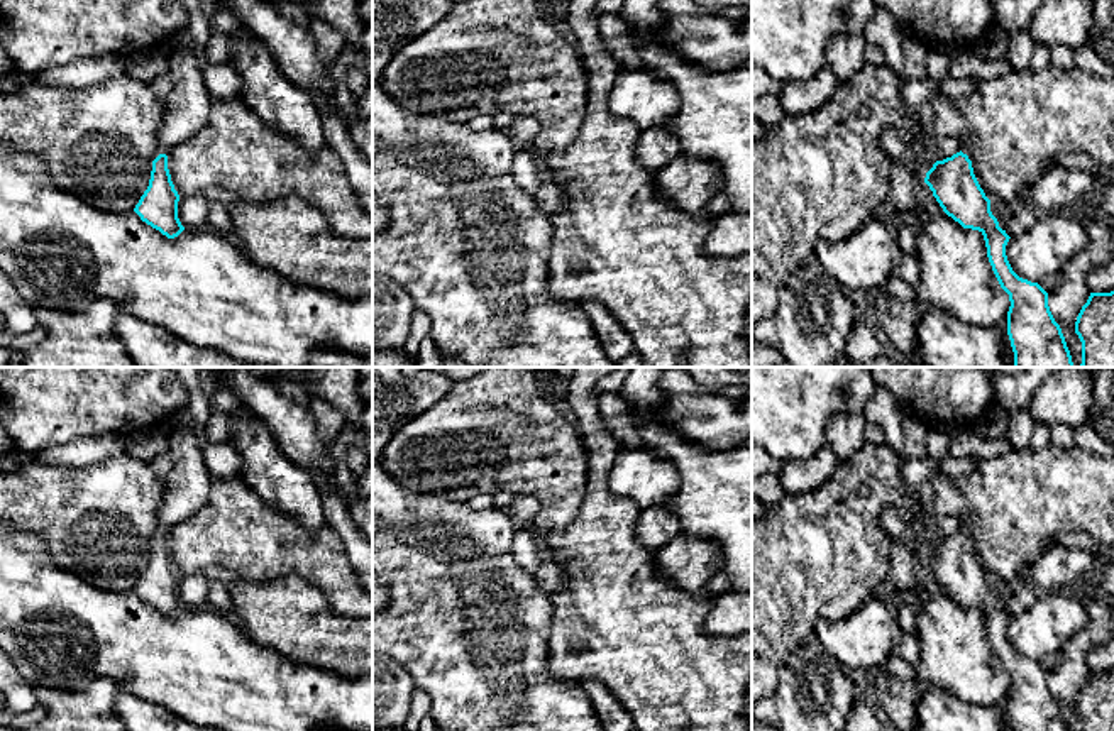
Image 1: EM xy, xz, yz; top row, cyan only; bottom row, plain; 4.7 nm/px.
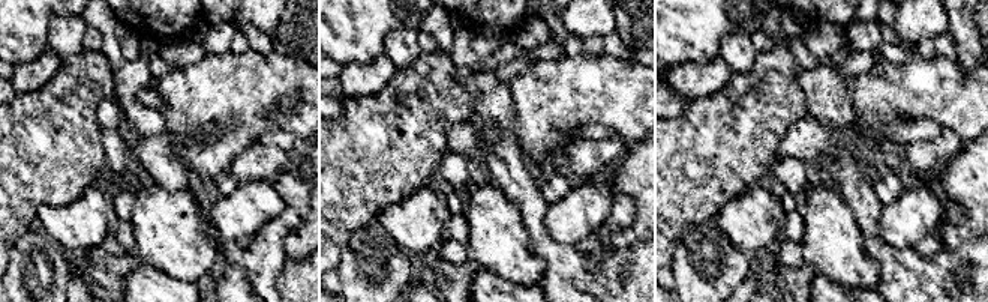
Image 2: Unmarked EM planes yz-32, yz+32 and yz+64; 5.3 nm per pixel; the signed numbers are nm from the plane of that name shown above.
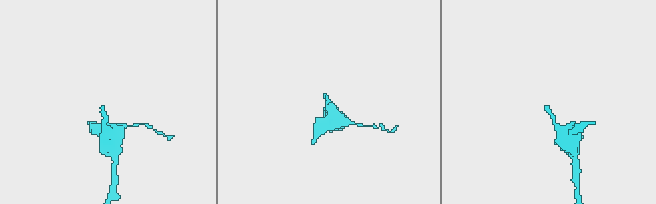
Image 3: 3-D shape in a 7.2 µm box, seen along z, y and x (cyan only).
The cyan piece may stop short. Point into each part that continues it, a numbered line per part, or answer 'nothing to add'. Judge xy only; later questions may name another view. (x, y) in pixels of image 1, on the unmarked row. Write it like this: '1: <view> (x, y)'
1: xy (187, 489)

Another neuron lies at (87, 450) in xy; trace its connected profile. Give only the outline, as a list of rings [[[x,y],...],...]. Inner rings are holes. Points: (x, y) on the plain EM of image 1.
[[[119,435],[80,437],[66,445],[51,445],[36,452],[34,462],[44,465],[86,467],[125,452],[127,442]]]

